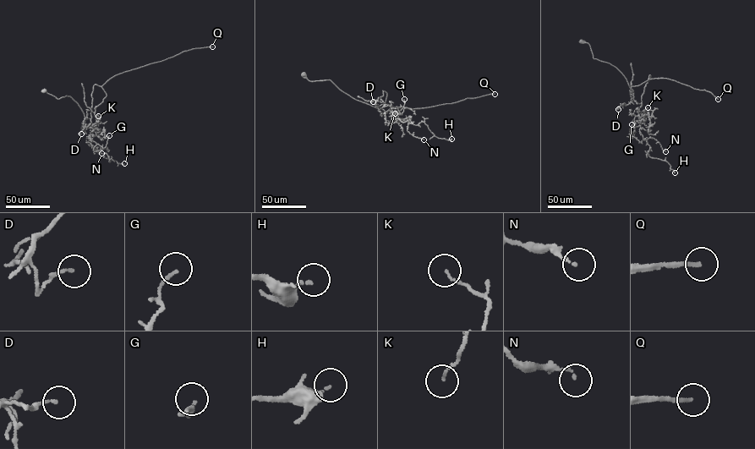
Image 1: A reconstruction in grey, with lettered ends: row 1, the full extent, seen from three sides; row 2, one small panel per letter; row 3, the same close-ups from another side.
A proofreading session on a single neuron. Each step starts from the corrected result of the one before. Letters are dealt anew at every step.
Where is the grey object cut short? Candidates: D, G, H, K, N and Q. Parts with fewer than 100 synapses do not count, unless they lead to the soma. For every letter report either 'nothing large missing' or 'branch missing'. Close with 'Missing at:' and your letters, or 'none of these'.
D: nothing large missing
G: nothing large missing
H: nothing large missing
K: nothing large missing
N: nothing large missing
Q: branch missing
Missing at: Q

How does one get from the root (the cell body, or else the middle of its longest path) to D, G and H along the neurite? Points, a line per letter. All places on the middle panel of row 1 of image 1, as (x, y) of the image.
D: (303, 73), (309, 81), (330, 79), (352, 97), (377, 108), (374, 101), (370, 101), (373, 101)
G: (303, 73), (309, 81), (330, 79), (352, 97), (385, 113), (388, 110), (392, 116), (402, 108), (404, 99)
H: (303, 73), (309, 81), (330, 79), (395, 119), (423, 122), (435, 136), (451, 139)

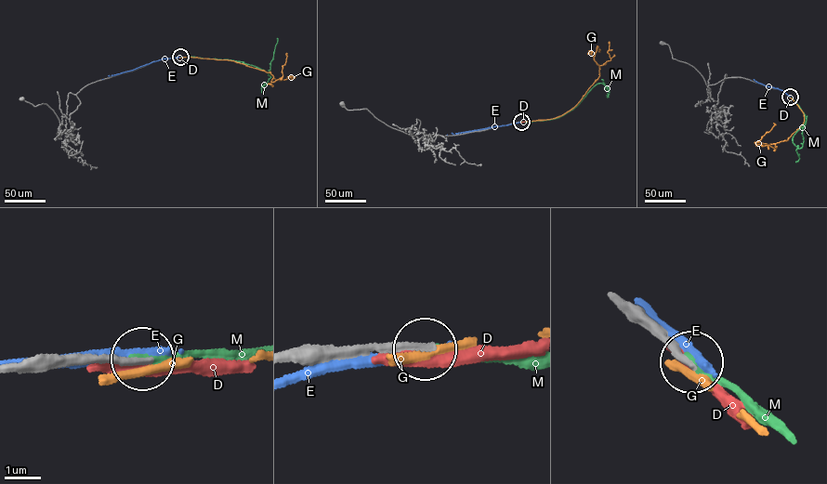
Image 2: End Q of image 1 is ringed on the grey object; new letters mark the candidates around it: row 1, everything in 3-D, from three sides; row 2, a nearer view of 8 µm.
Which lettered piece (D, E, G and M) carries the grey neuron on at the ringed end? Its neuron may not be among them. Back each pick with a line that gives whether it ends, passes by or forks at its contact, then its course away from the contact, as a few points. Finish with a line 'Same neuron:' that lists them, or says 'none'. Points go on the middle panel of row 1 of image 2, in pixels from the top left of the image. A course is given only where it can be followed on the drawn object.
M: it ends there; it runs (521, 122), (559, 117), (575, 107), (597, 84), (602, 84), (609, 91), (601, 80)
Same neuron: M

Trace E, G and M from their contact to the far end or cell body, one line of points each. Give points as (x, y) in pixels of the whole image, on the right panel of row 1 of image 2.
E: (790, 97), (782, 90), (750, 80)
G: (790, 98), (803, 112), (804, 122), (786, 141), (763, 144), (759, 140), (772, 128), (773, 123)
M: (790, 97), (805, 115), (805, 124), (793, 137), (799, 149), (802, 147), (802, 128), (807, 116)

